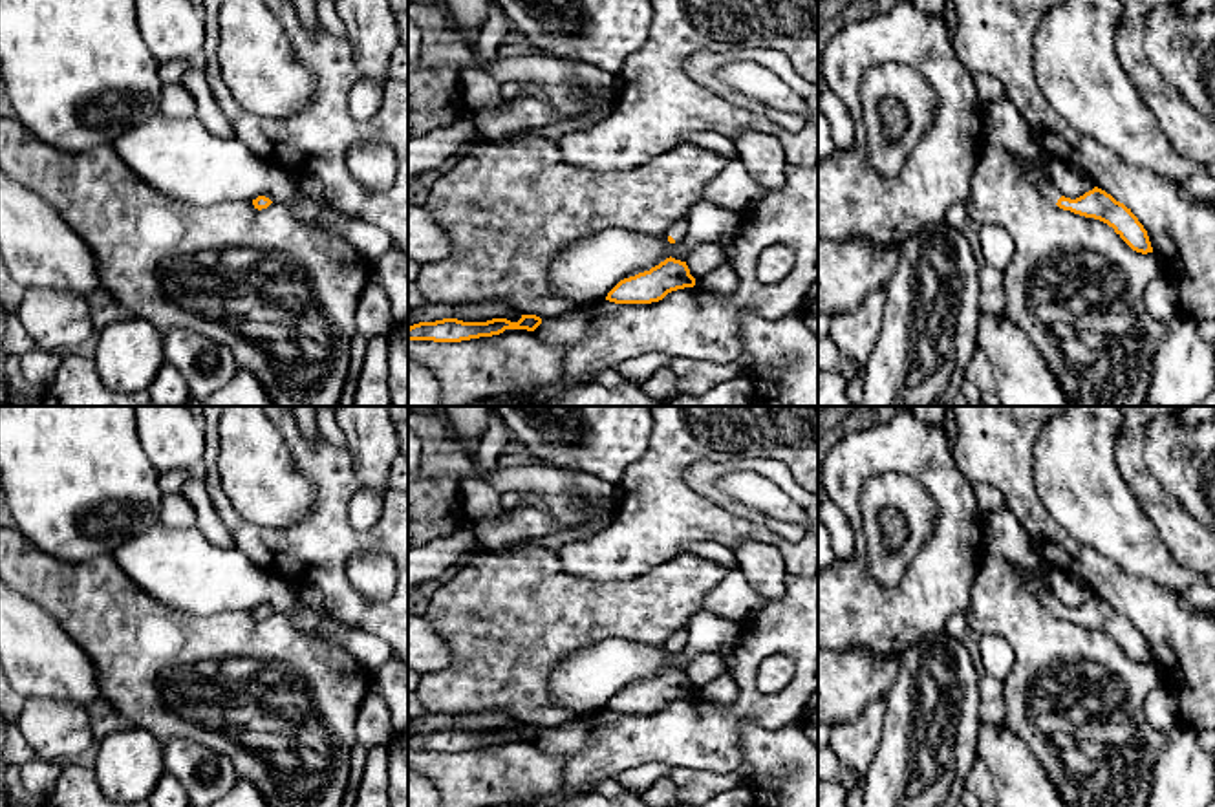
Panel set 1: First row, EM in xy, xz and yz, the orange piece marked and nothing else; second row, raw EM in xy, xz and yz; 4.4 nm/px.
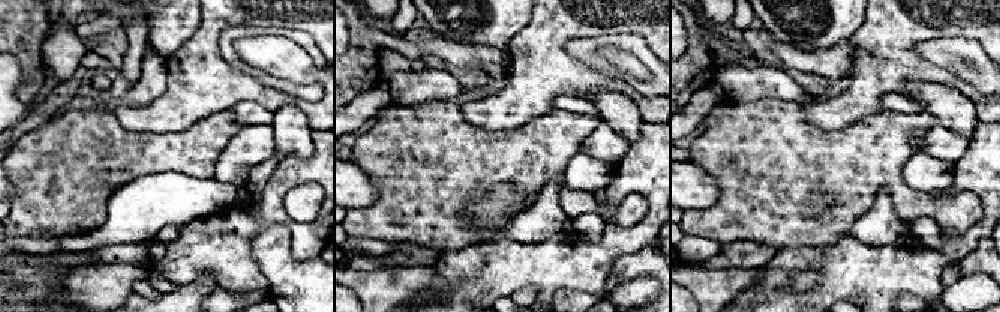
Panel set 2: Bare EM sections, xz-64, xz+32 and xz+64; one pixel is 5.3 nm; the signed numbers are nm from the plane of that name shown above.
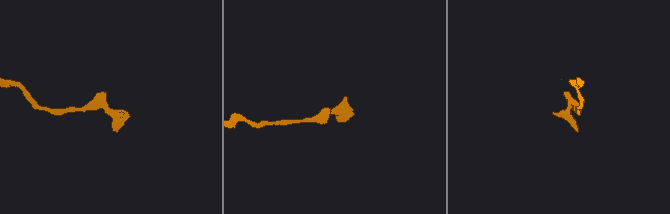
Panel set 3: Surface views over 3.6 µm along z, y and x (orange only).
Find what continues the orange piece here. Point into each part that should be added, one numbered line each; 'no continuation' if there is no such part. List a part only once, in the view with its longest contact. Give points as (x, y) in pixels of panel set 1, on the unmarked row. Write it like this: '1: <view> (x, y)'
1: xz (679, 637)

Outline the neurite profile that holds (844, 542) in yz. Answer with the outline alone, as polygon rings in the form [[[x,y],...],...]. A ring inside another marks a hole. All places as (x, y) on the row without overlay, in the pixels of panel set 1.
[[[825,498],[818,509],[818,522],[829,531],[836,558],[851,558],[860,547],[849,520]]]

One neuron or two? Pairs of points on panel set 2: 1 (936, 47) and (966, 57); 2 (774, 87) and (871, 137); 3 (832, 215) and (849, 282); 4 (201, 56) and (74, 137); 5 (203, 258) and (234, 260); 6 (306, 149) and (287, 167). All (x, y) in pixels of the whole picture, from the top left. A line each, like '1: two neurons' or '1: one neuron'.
1: one neuron
2: two neurons
3: two neurons
4: two neurons
5: one neuron
6: two neurons

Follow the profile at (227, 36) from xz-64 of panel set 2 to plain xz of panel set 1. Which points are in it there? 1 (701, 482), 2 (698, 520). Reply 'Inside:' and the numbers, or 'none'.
Inside: 1

